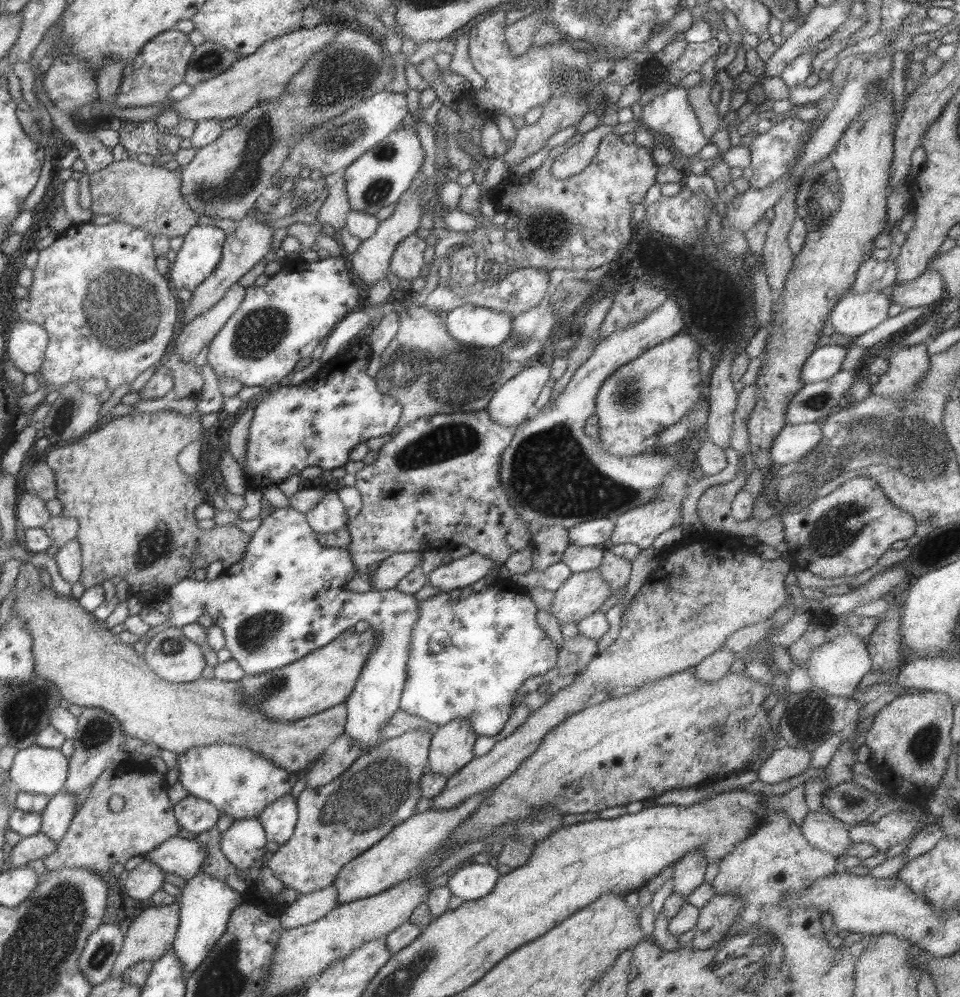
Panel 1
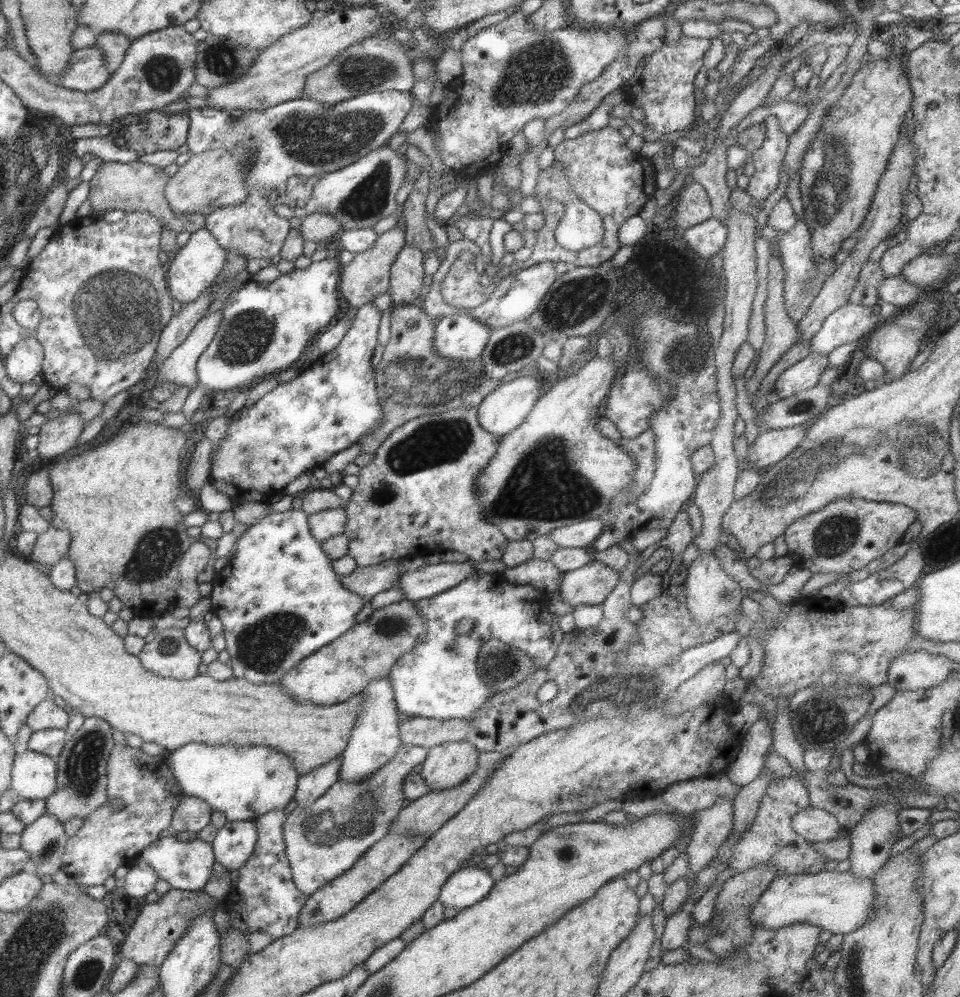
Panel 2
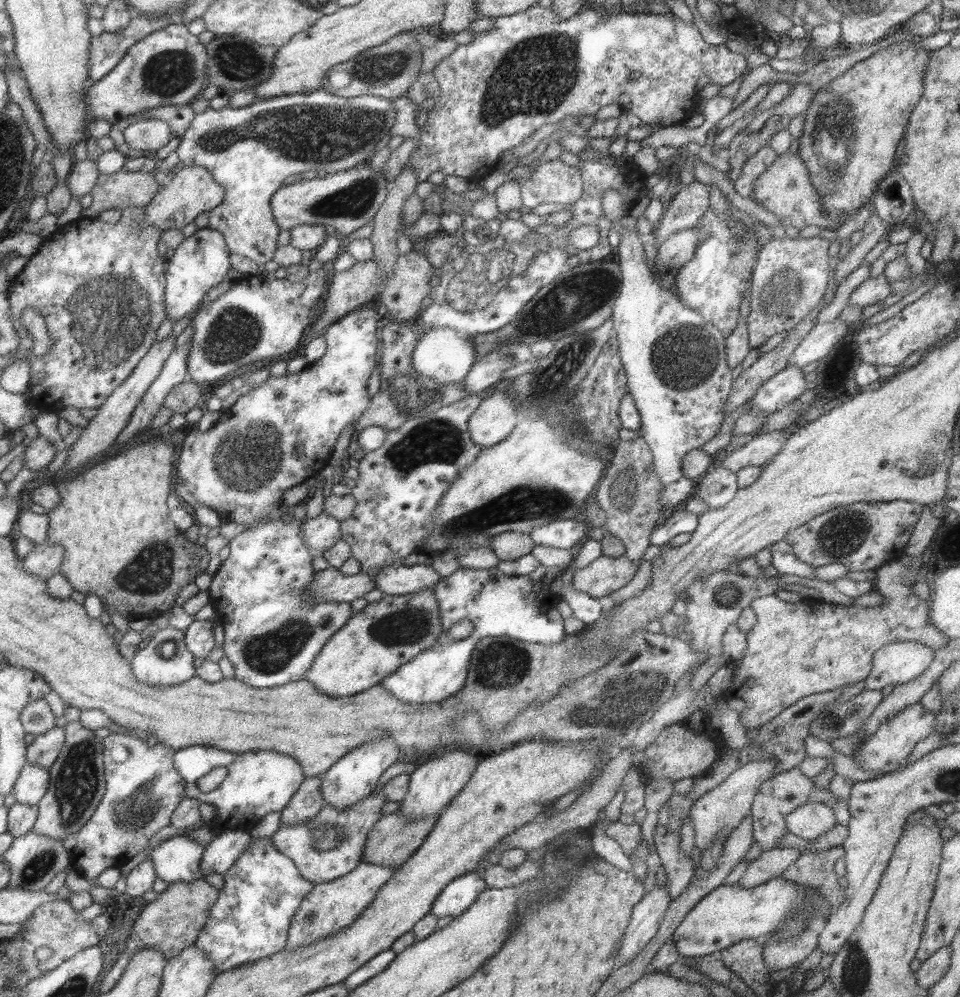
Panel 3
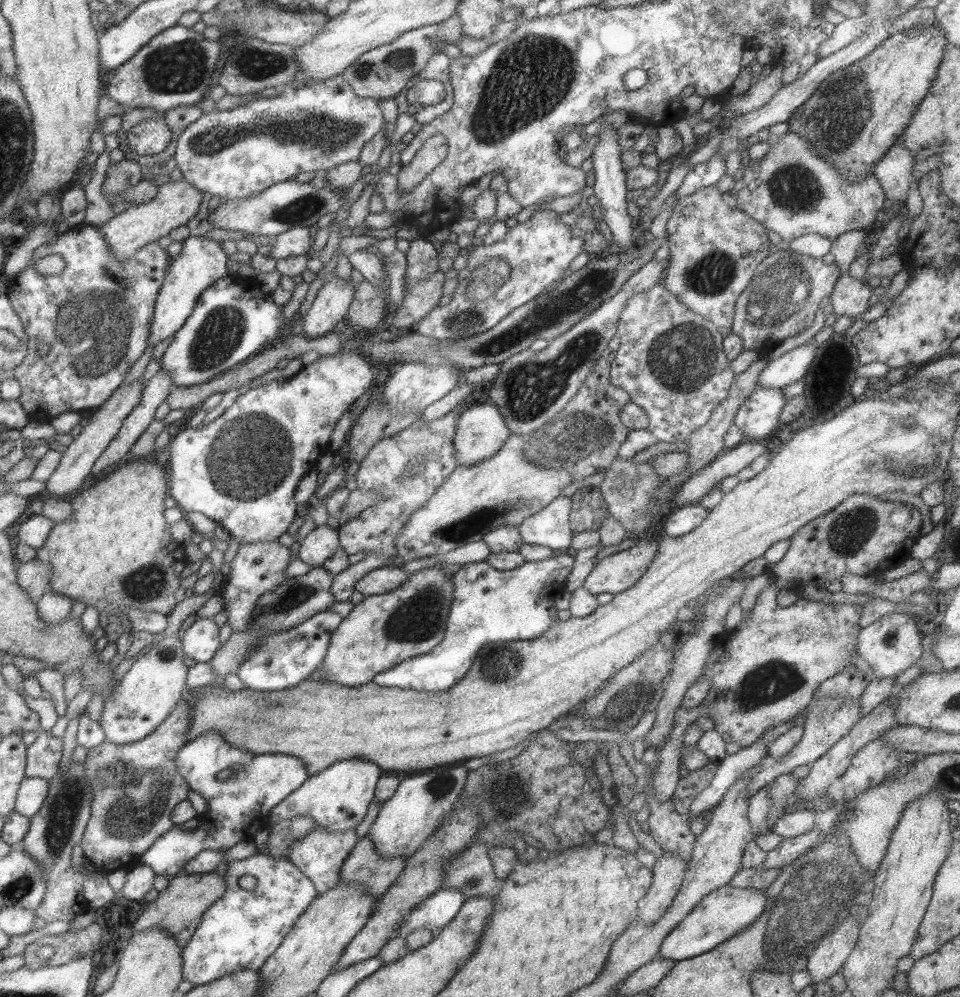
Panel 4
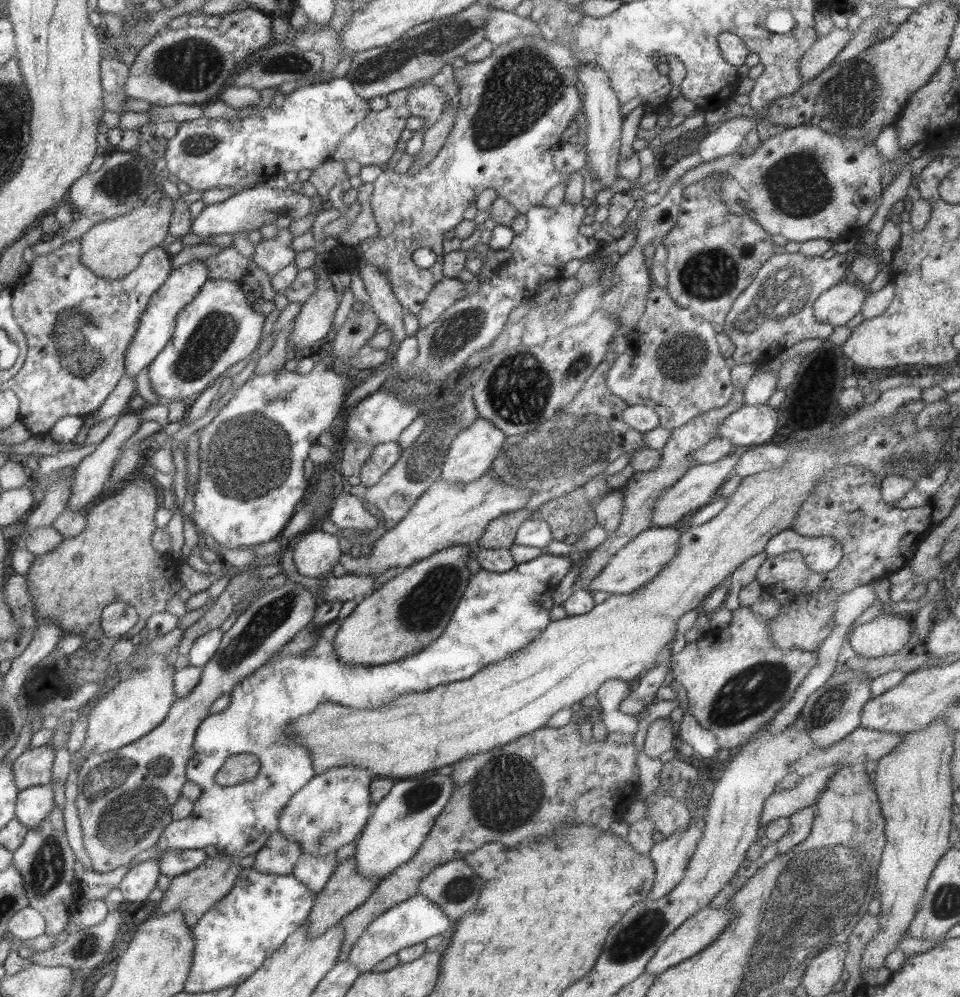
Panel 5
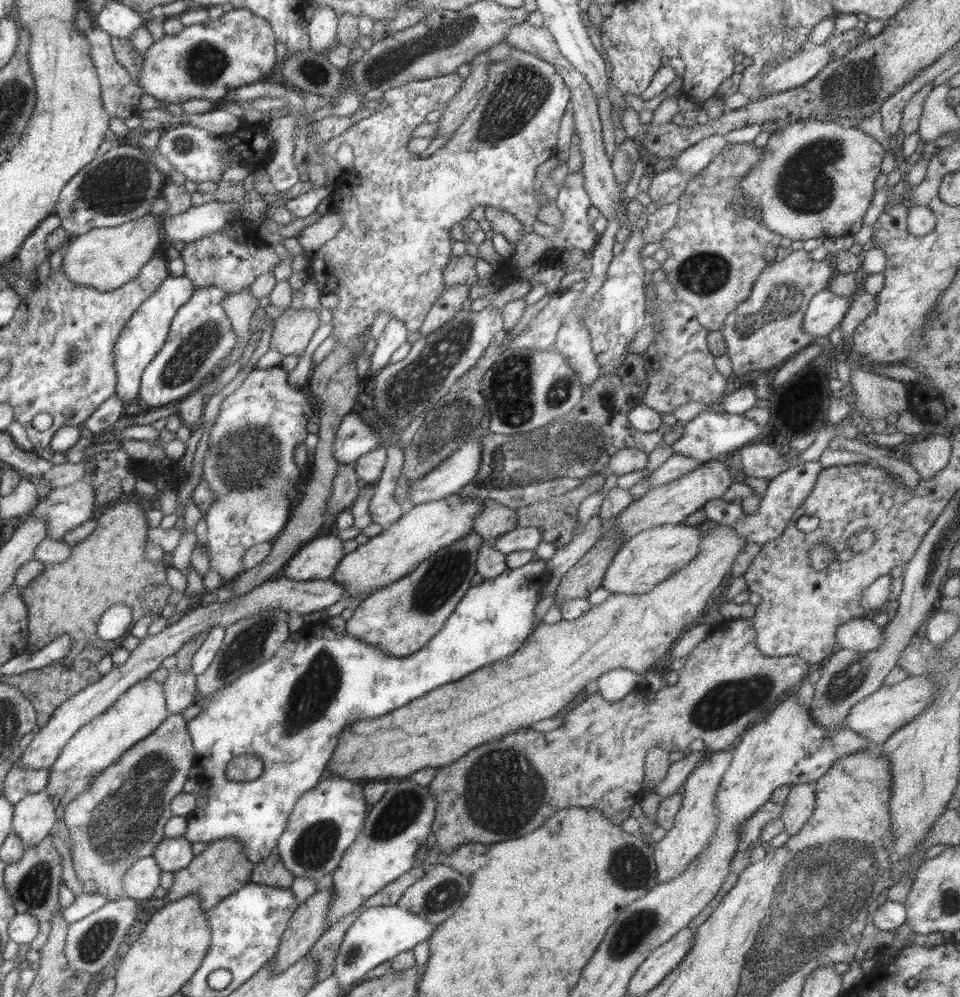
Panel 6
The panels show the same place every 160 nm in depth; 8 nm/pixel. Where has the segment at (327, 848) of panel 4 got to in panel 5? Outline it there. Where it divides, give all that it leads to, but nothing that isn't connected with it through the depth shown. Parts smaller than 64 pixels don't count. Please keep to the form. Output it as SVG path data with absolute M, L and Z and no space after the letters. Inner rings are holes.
M330 852L325 857L301 854L296 865L293 866L291 874L303 886L316 893L324 888L329 876L331 876L331 873L336 868L336 863L335 852Z

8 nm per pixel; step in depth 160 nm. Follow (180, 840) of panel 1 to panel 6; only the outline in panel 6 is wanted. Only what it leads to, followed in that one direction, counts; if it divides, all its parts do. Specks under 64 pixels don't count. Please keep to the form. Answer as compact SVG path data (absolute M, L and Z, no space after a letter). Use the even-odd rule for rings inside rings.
M534 559L519 568L506 568L495 578L483 579L479 584L470 586L465 591L465 594L458 600L453 612L445 619L443 626L435 633L435 636L432 636L426 642L425 646L422 646L417 652L409 656L394 657L383 653L381 649L377 649L373 645L367 645L366 642L358 641L354 636L347 634L345 621L341 620L339 615L325 617L317 621L311 621L310 623L305 622L298 631L289 633L289 636L283 641L283 644L269 660L257 665L253 670L248 670L246 673L240 674L233 682L225 684L225 686L218 688L214 693L206 694L204 697L197 695L196 692L193 703L201 706L202 709L194 718L187 721L186 728L196 755L195 765L201 769L198 778L200 790L196 793L194 809L185 816L187 826L183 837L191 844L193 842L208 843L216 841L217 839L237 839L242 842L245 858L254 866L257 865L257 863L261 863L270 852L275 850L278 838L284 831L288 816L295 803L297 803L297 799L301 797L301 794L307 793L307 790L317 785L317 782L320 780L320 774L325 770L327 761L331 759L331 755L333 755L333 751L335 751L337 735L339 735L339 732L345 730L345 727L349 727L349 723L361 720L362 718L377 718L383 716L383 714L389 714L391 710L395 710L395 708L399 708L399 706L405 706L408 702L419 698L421 695L428 693L438 686L447 684L448 682L455 682L467 676L470 672L480 669L482 666L508 657L524 644L529 633L537 626L537 624L534 624L533 607L541 598L539 595L540 588L550 578L545 565L545 561ZM241 755L251 755L261 759L263 771L261 771L261 774L255 780L234 781L229 780L225 776L227 763L229 763L231 759Z

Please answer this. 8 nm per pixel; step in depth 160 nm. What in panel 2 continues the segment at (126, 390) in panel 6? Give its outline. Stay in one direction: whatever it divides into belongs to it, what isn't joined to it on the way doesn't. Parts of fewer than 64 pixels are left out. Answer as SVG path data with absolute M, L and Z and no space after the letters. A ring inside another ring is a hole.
M203 227L190 233L188 242L176 253L173 261L165 266L167 289L171 299L177 300L182 307L185 307L189 302L199 299L199 296L209 289L209 285L215 282L217 275L225 267L227 251L219 246L209 230Z

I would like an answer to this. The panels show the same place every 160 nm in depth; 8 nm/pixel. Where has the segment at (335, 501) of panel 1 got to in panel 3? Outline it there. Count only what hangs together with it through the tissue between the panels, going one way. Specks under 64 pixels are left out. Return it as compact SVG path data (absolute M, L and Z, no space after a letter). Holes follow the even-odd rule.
M321 512L305 521L302 542L313 557L322 554L341 538L340 522Z

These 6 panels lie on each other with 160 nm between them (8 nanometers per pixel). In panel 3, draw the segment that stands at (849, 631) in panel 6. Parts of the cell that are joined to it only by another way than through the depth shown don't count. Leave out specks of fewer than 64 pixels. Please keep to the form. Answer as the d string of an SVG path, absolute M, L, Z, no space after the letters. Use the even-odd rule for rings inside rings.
M915 641L888 642L871 657L871 668L864 678L865 689L889 690L929 666L934 650Z

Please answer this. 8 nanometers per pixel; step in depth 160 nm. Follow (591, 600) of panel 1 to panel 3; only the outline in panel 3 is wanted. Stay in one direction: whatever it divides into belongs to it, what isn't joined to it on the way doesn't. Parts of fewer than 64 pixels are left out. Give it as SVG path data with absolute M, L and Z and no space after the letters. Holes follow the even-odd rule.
M624 554L618 557L601 555L572 576L575 590L601 600L607 594L625 586L635 576L640 560L629 560Z

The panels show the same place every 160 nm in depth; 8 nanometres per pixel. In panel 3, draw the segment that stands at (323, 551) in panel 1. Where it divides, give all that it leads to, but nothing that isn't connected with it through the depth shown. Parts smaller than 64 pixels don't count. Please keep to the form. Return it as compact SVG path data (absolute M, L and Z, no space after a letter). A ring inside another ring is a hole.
M281 519L270 520L263 522L259 527L245 529L237 534L228 543L230 548L229 554L225 560L220 562L218 569L213 577L211 577L210 585L207 588L210 604L215 610L216 617L221 621L224 630L224 641L222 642L223 654L229 662L231 662L234 670L234 678L243 681L246 685L253 686L258 689L268 689L272 686L281 686L288 682L295 682L304 678L304 674L310 669L314 658L323 648L324 642L329 640L329 637L337 632L349 620L349 617L354 613L349 606L349 602L307 602L300 600L304 588L310 583L313 576L313 567L311 567L312 554L307 550L307 547L302 542L302 531L300 530L301 520L291 519L285 524ZM390 737L371 739L367 743L357 746L349 753L339 758L330 768L320 775L321 797L327 805L334 806L337 810L349 808L357 801L365 798L365 795L373 793L377 786L379 776L386 768L389 768L394 761L401 759L399 746Z

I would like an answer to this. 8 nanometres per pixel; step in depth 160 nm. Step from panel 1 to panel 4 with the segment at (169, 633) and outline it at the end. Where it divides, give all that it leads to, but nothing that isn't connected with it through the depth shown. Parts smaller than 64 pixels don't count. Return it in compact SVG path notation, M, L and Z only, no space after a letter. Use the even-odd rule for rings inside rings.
M175 634L163 635L162 640L137 656L114 691L104 700L97 724L105 733L105 741L115 745L132 744L156 730L185 694L188 668L183 664L183 657L181 641Z

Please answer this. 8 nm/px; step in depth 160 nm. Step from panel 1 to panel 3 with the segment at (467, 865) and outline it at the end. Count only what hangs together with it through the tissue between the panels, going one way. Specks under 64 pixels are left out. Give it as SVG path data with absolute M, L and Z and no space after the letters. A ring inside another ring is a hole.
M473 871L454 878L443 887L437 898L431 903L430 914L441 918L456 917L473 904L477 895L487 888L485 881Z

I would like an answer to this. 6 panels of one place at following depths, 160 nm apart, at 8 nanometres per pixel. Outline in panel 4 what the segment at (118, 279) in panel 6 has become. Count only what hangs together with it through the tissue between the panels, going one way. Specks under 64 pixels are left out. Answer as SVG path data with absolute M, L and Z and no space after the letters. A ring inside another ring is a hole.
M184 180L158 182L157 194L143 204L134 205L125 211L109 218L107 222L97 225L98 232L102 234L105 245L113 253L117 261L129 259L148 243L155 244L161 236L171 232L173 227L186 224L198 210L201 202L201 193Z

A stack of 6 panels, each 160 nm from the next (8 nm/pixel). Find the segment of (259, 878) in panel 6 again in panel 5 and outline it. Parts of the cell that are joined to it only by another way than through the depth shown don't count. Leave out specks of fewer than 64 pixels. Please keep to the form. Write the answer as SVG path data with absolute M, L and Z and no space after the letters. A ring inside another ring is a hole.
M275 830L256 852L252 868L261 874L291 874L301 854L296 842Z

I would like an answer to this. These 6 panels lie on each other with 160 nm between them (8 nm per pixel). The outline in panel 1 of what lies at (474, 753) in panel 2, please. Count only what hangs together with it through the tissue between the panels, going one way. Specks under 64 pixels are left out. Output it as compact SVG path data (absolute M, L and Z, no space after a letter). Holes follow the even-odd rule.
M456 718L436 727L428 754L429 772L449 777L473 758L475 733L468 718Z

